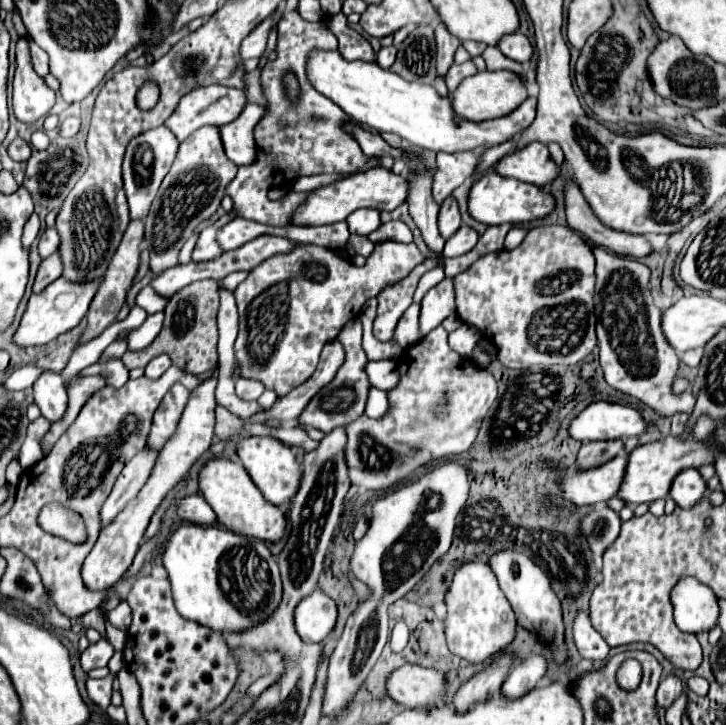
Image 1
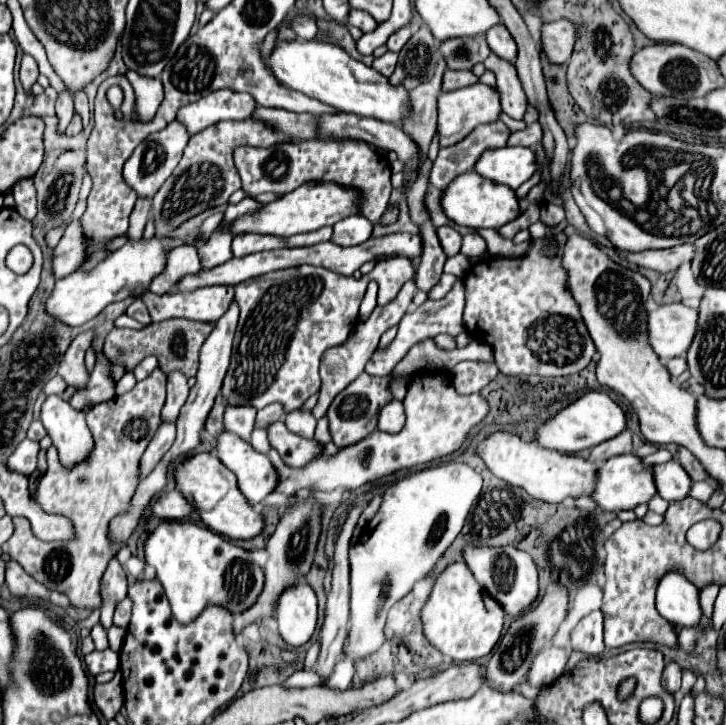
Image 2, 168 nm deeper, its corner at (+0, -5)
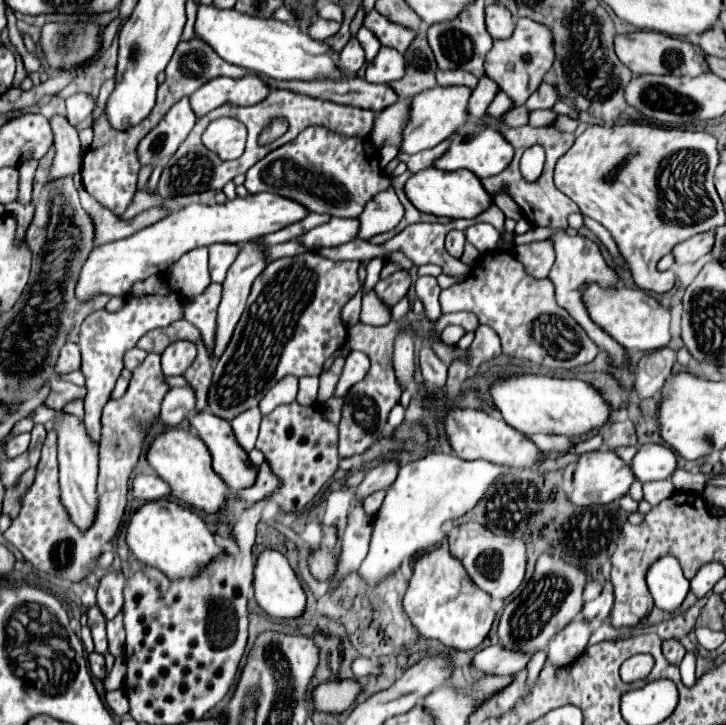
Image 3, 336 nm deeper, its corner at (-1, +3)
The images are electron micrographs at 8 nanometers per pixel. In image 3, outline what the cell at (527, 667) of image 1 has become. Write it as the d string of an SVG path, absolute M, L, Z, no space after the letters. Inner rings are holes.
M573 620L549 642L547 662L559 668L573 664L583 654L589 634L589 624L585 620Z

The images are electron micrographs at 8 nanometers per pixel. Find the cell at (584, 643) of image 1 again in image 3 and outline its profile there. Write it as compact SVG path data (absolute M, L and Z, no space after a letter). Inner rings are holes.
M607 584L607 586L601 590L601 594L599 594L597 600L587 602L587 604L583 606L581 616L583 616L583 620L591 622L591 620L595 620L595 616L609 616L611 606L613 606L613 588Z

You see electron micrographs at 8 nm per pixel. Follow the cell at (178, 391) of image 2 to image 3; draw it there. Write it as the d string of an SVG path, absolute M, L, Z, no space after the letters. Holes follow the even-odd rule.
M175 342L161 354L163 374L165 376L183 376L185 370L193 364L197 348L193 342Z

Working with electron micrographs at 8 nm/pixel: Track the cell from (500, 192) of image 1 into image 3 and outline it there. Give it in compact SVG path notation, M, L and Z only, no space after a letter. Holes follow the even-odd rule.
M439 168L421 170L409 178L409 182L405 184L405 192L421 212L447 218L473 218L485 212L485 208L495 204L493 196L489 196L489 192L481 188L481 178L473 176L473 172L469 170L457 172L439 172Z

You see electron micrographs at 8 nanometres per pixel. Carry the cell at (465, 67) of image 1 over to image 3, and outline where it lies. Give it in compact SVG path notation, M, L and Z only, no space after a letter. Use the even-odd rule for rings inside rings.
M437 70L437 84L439 86L477 86L477 76L465 70Z

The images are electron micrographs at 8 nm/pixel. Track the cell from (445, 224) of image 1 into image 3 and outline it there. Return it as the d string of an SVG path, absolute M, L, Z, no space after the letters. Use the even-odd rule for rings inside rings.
M453 230L453 232L447 234L447 238L445 238L445 248L447 248L447 252L449 252L451 256L461 258L463 246L465 246L465 232Z

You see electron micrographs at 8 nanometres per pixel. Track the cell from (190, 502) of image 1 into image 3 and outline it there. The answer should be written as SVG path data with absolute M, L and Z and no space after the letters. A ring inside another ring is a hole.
M139 474L133 482L133 496L145 502L171 496L171 488L157 474Z

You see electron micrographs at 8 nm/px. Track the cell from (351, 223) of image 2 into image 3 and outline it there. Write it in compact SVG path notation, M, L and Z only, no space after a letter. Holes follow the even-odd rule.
M331 218L327 224L313 228L305 236L297 240L303 242L309 250L317 250L321 246L339 246L357 238L359 232L359 218Z

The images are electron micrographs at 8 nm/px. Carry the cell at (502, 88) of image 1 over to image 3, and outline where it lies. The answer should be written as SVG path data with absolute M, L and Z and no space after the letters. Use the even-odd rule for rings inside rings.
M433 86L431 90L417 94L417 98L411 102L411 118L409 118L409 124L405 128L401 152L417 154L421 150L437 146L439 142L453 136L453 132L457 132L457 128L461 128L461 124L465 124L465 120L469 120L467 104L469 104L471 92L473 90L465 88L465 86L447 86L447 88Z

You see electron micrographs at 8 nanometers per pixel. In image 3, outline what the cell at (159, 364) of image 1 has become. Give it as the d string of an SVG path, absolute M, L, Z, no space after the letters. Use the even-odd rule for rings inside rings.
M141 348L129 350L129 352L125 354L125 368L127 368L127 370L135 370L135 368L145 360L145 356L147 356L147 352L141 350Z

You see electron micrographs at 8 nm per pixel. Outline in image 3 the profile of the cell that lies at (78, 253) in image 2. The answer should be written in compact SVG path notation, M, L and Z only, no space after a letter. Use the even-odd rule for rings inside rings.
M81 190L79 196L81 196L81 206L85 208L85 212L89 212L89 216L93 220L93 228L95 228L95 240L93 242L95 242L95 246L127 238L127 236L139 232L141 228L147 228L147 226L151 226L157 220L167 216L167 210L151 208L147 212L137 214L131 220L121 220L113 212L109 212L107 208L103 208L97 200L93 200L93 196L89 196L85 190Z

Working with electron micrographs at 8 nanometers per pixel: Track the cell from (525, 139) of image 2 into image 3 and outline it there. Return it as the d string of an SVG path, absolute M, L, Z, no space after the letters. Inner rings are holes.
M559 114L555 120L553 120L553 128L557 128L559 132L575 132L577 128L577 120L567 116L567 114Z

